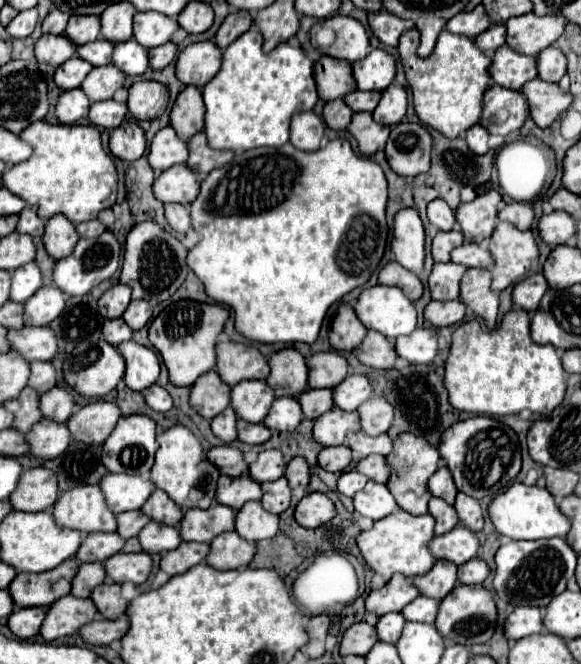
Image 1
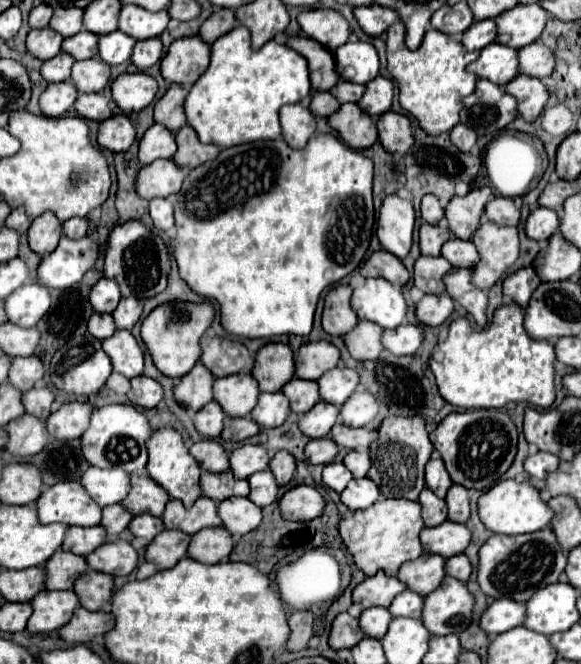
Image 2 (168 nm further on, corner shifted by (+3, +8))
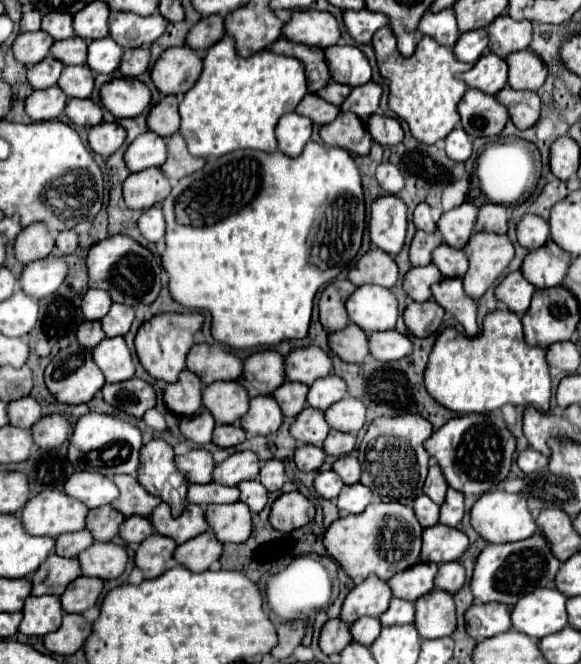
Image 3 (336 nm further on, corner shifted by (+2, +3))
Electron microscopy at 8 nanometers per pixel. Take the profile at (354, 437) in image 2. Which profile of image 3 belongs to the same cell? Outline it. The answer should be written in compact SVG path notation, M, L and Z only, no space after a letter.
M330 430L322 448L330 456L346 456L346 454L352 452L354 444L356 444L356 438L352 434L344 434L344 432L338 432L338 430Z

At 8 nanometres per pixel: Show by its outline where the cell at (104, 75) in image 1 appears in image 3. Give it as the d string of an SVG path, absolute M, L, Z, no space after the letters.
M64 66L58 86L68 98L88 98L94 90L94 74L90 68L82 66Z

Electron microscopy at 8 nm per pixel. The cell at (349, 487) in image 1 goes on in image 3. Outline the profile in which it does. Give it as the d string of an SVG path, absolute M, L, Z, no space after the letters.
M318 472L316 474L316 480L314 480L314 490L322 496L322 498L326 498L326 500L334 500L338 494L340 494L340 490L342 490L342 486L344 486L344 482L340 480L340 476L336 474L336 472Z

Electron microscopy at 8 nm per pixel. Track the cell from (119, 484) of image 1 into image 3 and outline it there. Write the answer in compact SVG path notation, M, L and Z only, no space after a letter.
M96 472L72 474L64 484L64 492L70 498L80 500L88 508L110 504L118 496L118 488L112 484L112 480L106 476L98 476Z

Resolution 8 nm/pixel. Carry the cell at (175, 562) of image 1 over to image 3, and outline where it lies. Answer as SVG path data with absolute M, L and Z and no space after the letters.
M150 534L136 550L134 564L144 574L144 578L156 578L166 570L166 562L172 558L174 548L174 540L160 534Z

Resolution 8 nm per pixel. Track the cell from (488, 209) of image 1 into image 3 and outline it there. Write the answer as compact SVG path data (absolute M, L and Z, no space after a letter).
M464 202L462 206L444 212L438 220L438 232L444 244L458 250L464 248L476 224L476 212L478 208L472 202Z

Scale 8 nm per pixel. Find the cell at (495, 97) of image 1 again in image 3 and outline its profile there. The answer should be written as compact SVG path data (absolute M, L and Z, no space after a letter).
M472 88L466 90L456 110L462 118L462 128L472 138L496 136L508 122L508 110L494 96Z

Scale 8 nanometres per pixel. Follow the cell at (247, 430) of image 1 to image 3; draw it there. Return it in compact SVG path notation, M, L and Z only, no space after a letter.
M216 424L214 428L214 434L212 434L212 442L220 448L232 448L232 446L238 446L240 442L246 440L246 434L242 432L242 428L238 424L230 424L230 426L224 426L224 424Z

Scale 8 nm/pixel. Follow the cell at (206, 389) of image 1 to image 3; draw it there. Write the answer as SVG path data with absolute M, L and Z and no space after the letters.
M182 370L178 382L168 384L164 390L164 404L178 416L192 416L202 406L204 384L190 370Z

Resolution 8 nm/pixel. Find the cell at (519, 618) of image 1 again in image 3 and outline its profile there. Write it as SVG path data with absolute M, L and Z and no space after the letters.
M472 604L464 618L466 632L476 642L510 630L510 608L506 604Z

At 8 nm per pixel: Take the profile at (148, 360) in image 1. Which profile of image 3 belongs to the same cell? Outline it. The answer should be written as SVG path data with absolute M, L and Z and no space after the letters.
M106 338L92 350L96 366L106 376L106 382L122 382L134 376L132 354L124 338Z

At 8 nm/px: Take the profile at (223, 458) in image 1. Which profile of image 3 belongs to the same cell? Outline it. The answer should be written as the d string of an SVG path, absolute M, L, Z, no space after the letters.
M202 448L190 450L182 456L176 456L174 464L178 472L182 472L184 478L192 484L208 484L212 480L214 460L208 450L202 450Z

